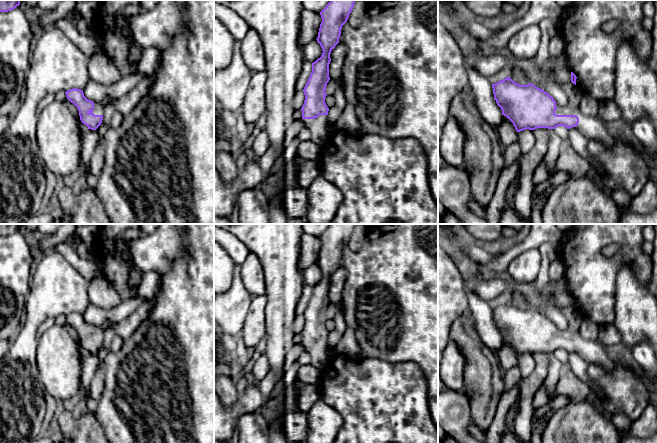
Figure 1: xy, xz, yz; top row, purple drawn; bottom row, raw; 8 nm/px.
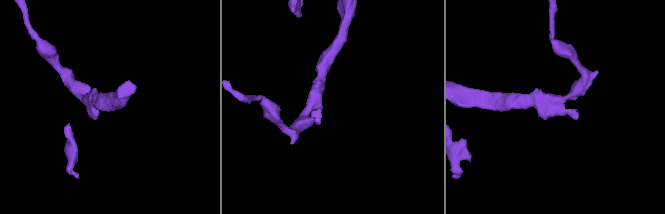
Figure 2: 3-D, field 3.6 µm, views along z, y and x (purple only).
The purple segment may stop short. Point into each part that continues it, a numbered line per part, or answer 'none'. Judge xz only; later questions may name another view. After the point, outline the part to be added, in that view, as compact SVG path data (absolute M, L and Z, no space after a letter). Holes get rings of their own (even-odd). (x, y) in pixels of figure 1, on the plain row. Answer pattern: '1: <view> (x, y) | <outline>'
1: xz (318, 350) | M319 339L315 343L302 343L304 351L311 355L311 365L321 370L328 361L328 339Z

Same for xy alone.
1: xy (98, 331) | M94 326L93 338L103 339L104 338L104 330L101 327Z

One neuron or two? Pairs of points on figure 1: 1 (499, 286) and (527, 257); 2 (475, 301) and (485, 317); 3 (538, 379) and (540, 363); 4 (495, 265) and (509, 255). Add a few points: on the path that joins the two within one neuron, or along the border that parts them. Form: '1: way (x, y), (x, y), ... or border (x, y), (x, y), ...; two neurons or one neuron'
1: border (506, 275), (513, 280), (531, 282); two neurons
2: way (476, 305), (482, 313); one neuron
3: way (538, 375), (540, 367); one neuron
4: way (498, 263), (506, 257); one neuron

